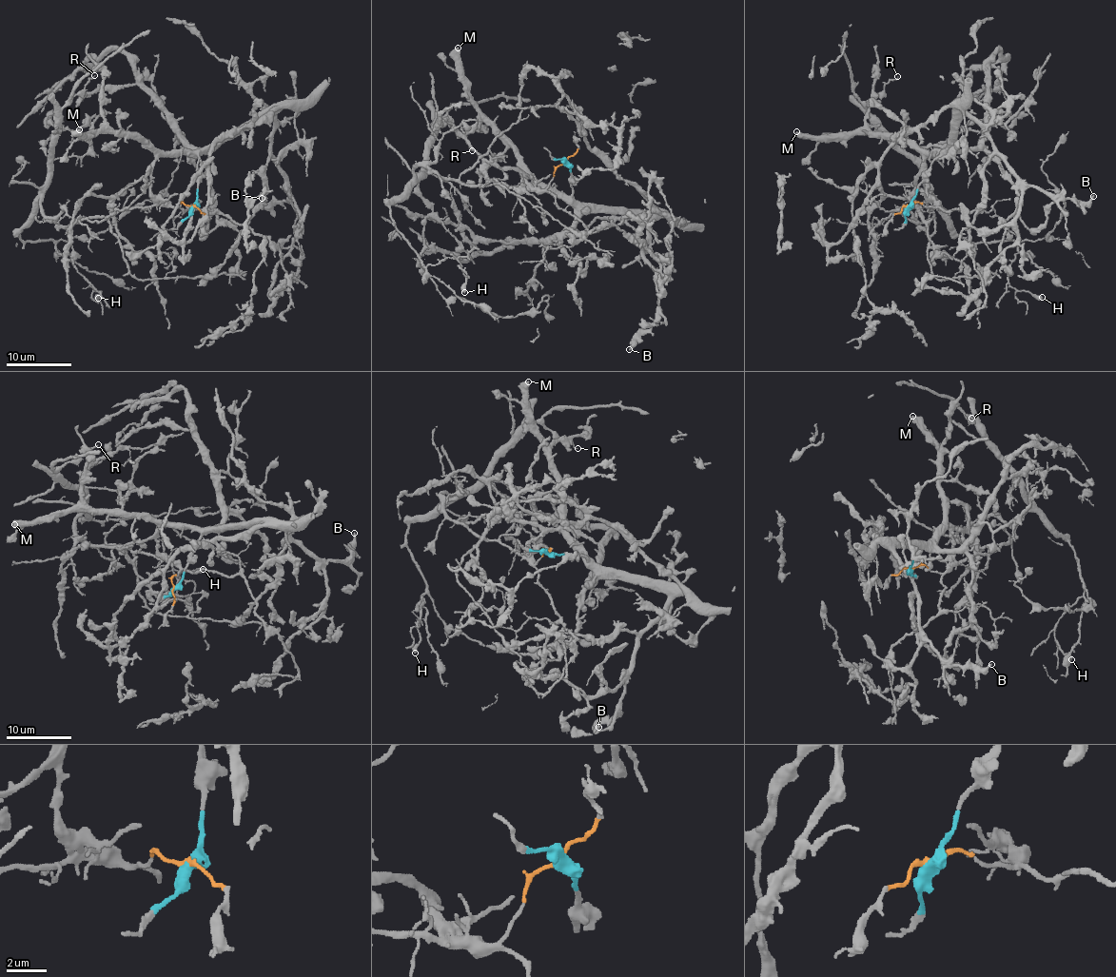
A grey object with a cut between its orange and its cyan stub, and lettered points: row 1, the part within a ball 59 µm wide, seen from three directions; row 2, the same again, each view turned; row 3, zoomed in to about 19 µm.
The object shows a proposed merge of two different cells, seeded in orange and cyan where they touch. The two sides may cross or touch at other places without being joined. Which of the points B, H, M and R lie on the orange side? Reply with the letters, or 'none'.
H, R

